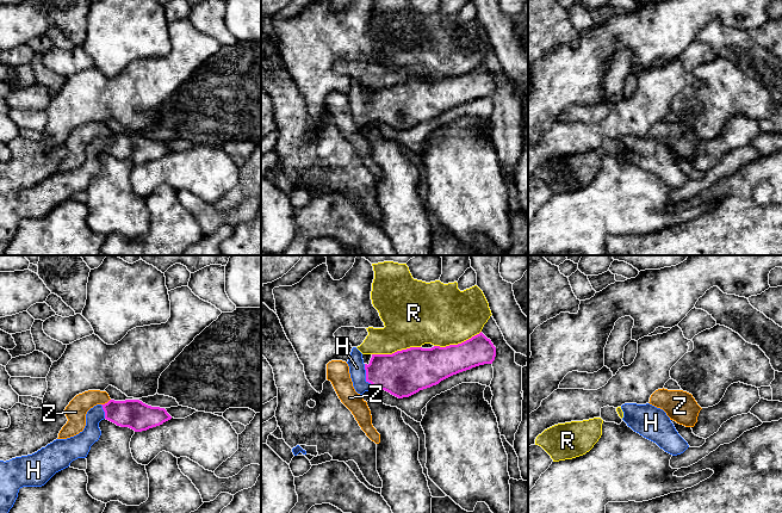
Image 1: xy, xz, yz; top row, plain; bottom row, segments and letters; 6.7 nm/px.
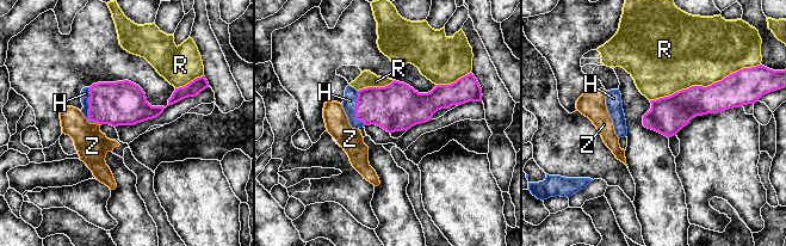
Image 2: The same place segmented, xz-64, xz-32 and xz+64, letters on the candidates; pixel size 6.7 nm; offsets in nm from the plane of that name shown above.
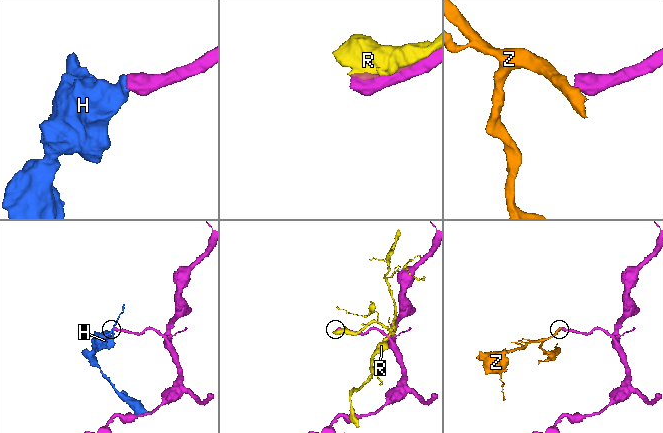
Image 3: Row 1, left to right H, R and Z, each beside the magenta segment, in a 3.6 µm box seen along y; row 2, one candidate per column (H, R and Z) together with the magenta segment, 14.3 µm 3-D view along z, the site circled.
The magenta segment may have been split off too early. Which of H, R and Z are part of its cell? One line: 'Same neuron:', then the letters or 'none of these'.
Same neuron: H

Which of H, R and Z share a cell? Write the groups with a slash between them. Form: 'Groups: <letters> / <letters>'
Groups: H / R / Z

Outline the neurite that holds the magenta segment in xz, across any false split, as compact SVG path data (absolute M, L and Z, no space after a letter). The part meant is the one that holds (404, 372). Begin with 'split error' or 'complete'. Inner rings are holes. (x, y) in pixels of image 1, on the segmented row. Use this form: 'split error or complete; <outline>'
split error; M480 332L458 345L410 347L392 354L372 354L368 365L364 363L362 353L353 347L347 364L358 394L381 389L403 398L459 372L492 364L495 357L496 347Z

